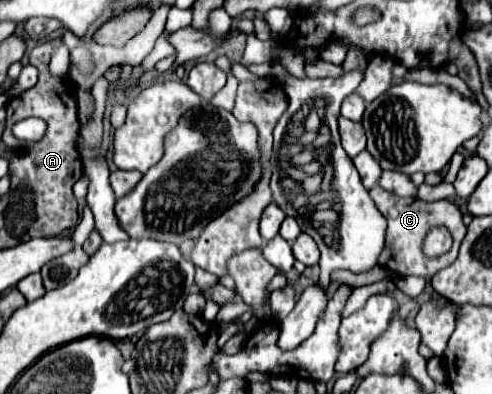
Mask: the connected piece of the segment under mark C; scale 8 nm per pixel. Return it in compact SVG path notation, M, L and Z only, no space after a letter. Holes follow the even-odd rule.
M374 186L370 190L372 200L376 202L378 210L388 218L388 236L386 236L386 248L380 256L380 266L398 274L398 276L422 276L422 278L432 278L438 270L450 266L456 256L460 242L466 234L466 226L462 222L462 212L450 202L450 200L438 200L438 202L424 202L420 198L400 198L392 192L386 192L380 186ZM434 226L444 226L452 234L452 248L444 256L438 258L428 258L422 252L422 242L424 236L430 232Z

